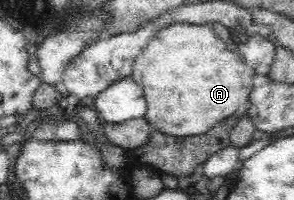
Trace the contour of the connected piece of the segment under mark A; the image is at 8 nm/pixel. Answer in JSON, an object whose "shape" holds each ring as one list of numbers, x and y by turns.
{"shape":[[177,23,162,28,148,41,146,48,134,60,130,77,143,88,146,99,144,118,151,131,172,137,204,135,224,121,224,118,232,121,232,114,245,109,250,91,254,87,252,78,255,71,243,62,240,55,228,50,227,44,214,32,211,24]]}

